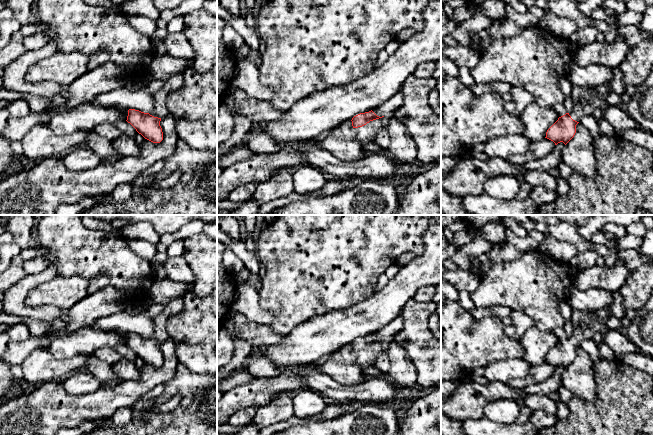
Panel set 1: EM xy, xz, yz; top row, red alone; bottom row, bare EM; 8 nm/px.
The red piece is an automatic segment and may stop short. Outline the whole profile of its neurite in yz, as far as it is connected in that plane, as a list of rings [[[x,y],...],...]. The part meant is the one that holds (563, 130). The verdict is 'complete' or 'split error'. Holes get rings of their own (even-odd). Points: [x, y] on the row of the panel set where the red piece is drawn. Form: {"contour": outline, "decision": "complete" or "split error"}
{"contour": [[[609,84],[594,87],[573,85],[572,110],[558,118],[547,130],[545,138],[553,141],[555,145],[560,142],[566,145],[574,137],[576,125],[583,116],[593,114],[598,108],[602,110],[607,108],[607,97],[610,94]]], "decision": "split error"}

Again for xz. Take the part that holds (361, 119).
{"contour": [[[372,110],[360,113],[352,118],[355,137],[362,147],[371,144],[374,135],[379,130],[386,129],[389,119],[389,115],[379,117]]], "decision": "split error"}

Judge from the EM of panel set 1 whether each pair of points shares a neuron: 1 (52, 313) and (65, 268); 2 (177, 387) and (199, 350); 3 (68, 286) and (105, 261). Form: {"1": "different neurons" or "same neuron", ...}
{"1": "different neurons", "2": "different neurons", "3": "different neurons"}

